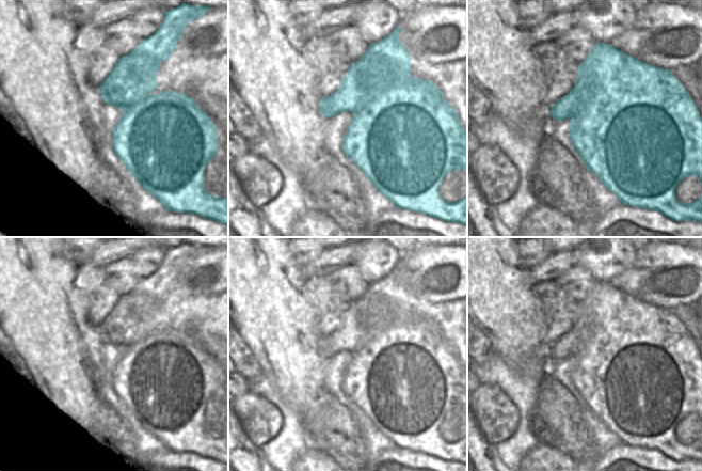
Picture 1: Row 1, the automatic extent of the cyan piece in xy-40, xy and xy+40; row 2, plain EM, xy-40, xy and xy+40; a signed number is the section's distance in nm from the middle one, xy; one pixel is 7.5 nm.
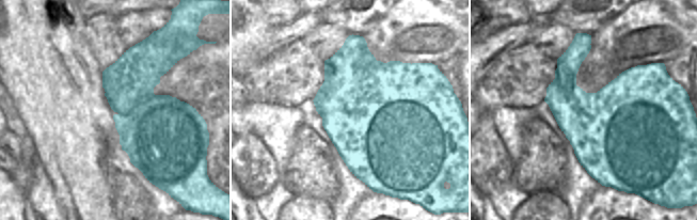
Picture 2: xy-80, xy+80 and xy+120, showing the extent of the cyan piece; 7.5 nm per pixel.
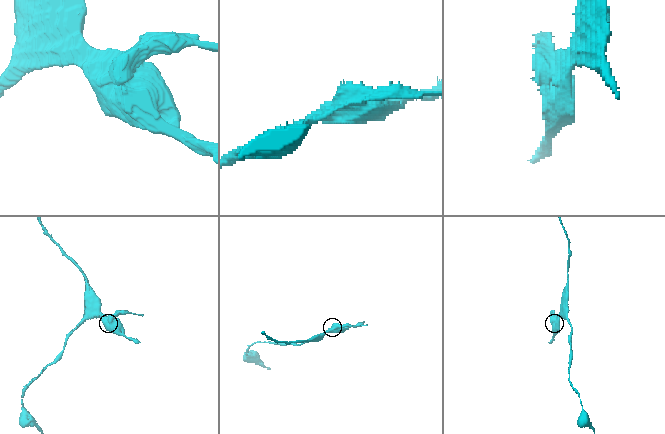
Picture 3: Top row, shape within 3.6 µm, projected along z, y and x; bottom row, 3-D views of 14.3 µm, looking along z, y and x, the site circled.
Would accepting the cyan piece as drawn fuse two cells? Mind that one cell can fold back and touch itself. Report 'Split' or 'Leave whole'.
Split

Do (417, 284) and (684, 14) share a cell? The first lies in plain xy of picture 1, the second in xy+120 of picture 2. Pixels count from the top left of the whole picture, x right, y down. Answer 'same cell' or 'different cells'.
different cells

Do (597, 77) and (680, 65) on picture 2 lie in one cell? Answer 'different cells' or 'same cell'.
different cells

